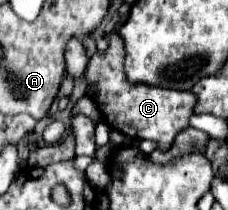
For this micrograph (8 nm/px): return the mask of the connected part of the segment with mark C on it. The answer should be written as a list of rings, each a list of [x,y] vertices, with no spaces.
[[[110,32],[106,34],[106,40],[108,40],[108,48],[104,52],[96,50],[84,72],[88,86],[94,88],[94,102],[100,114],[104,116],[106,124],[122,132],[124,136],[132,140],[150,140],[162,152],[170,150],[176,134],[190,126],[190,116],[194,114],[194,108],[198,102],[196,94],[186,90],[170,90],[170,88],[128,82],[124,72],[126,48],[124,48],[122,36],[118,36],[116,32]]]

